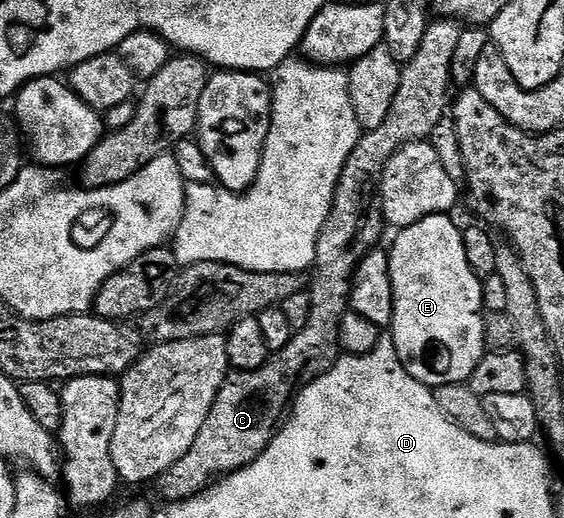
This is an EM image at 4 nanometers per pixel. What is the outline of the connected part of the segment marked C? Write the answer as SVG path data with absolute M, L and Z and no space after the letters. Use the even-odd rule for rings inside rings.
M435 19L427 26L424 39L417 48L413 59L409 59L401 69L401 83L397 87L397 95L393 98L393 107L389 107L389 115L385 115L385 123L376 129L368 129L360 136L357 147L349 151L349 159L345 159L345 167L341 171L341 179L335 188L333 203L329 215L325 219L325 227L321 227L321 235L317 235L317 251L313 272L309 277L309 292L311 295L311 314L309 323L304 329L298 330L291 342L281 351L272 353L267 362L257 371L248 373L232 372L226 383L221 387L209 415L205 415L205 423L201 423L201 431L197 431L197 439L193 439L193 447L184 457L157 478L159 493L164 502L184 501L196 497L213 484L213 479L226 477L228 473L235 473L241 467L253 463L269 447L280 425L285 420L285 414L293 401L293 394L304 385L313 383L322 373L327 373L335 366L341 356L338 331L342 317L349 312L349 298L351 295L351 280L355 277L355 269L359 265L359 258L365 256L380 244L379 236L385 230L382 212L376 204L377 178L383 174L385 163L397 152L402 145L414 141L426 141L431 132L439 125L439 120L445 117L449 109L447 88L452 88L450 63L456 52L458 39L463 29L460 22L450 19Z

